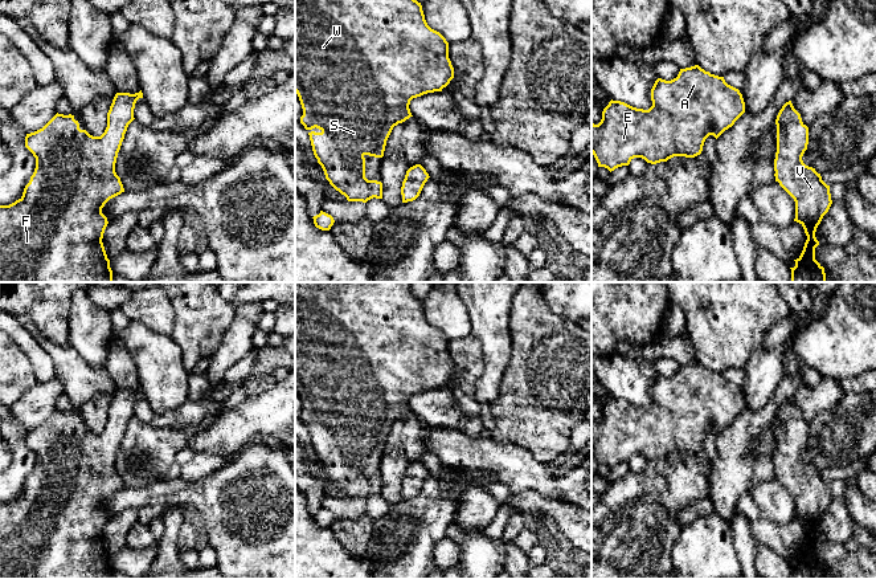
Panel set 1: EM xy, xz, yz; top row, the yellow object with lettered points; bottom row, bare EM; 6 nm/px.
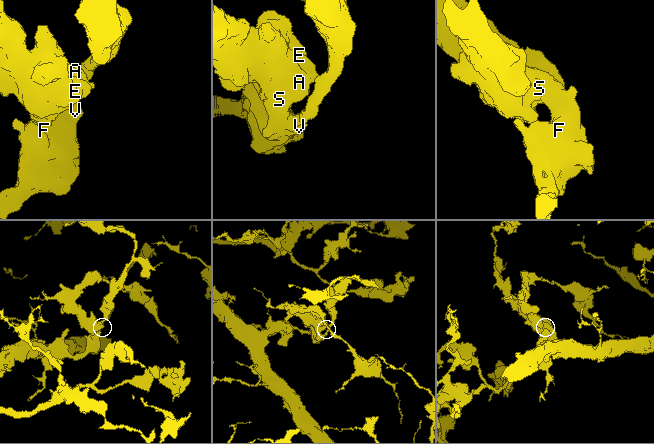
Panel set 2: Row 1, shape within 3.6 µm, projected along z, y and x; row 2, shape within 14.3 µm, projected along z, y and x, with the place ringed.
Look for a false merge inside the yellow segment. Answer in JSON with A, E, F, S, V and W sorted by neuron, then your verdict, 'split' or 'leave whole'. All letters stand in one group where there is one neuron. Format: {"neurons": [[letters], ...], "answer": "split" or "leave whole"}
{"neurons": [["A", "E", "F", "S", "V", "W"]], "answer": "leave whole"}

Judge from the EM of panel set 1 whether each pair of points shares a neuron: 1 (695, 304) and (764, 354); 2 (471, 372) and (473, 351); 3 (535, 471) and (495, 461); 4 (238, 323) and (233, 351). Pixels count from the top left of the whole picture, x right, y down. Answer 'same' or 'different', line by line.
1: different
2: same
3: same
4: same

